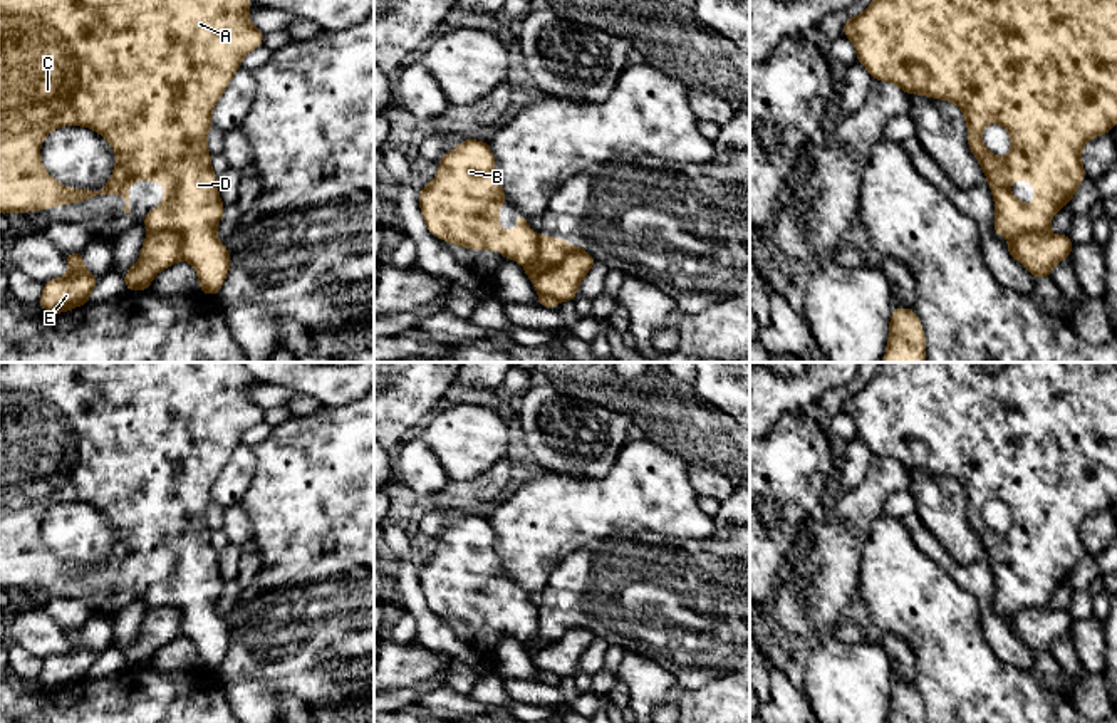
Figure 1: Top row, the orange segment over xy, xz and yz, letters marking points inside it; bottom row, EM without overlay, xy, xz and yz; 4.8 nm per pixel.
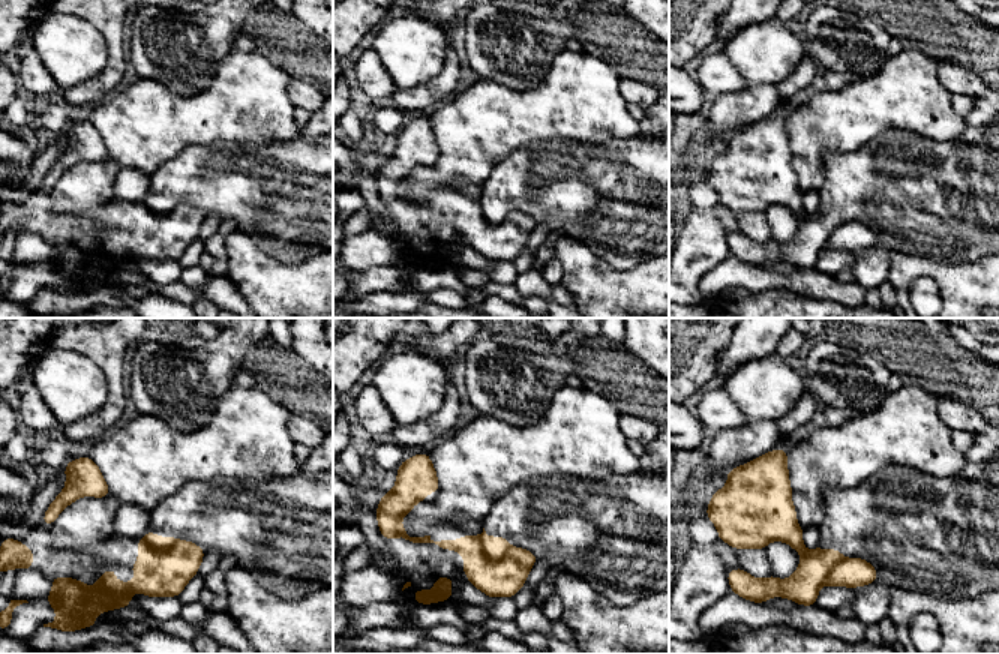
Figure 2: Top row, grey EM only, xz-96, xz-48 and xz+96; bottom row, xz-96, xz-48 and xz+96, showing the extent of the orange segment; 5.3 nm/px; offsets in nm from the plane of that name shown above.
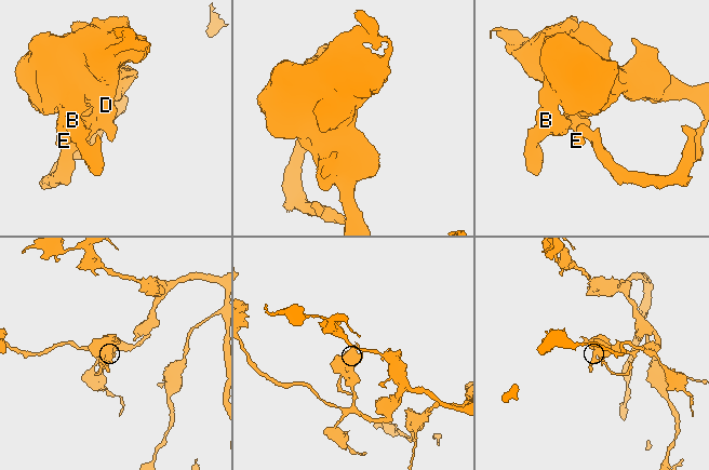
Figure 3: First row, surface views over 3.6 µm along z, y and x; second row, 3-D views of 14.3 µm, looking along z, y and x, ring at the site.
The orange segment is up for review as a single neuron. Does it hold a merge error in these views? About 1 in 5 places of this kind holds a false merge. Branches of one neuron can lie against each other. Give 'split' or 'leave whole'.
split

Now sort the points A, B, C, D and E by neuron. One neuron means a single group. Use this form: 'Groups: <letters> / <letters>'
Groups: A B C D / E

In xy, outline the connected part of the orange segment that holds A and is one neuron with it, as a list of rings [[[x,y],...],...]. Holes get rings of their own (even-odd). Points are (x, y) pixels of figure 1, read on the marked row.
[[[0,0],[0,213],[42,211],[50,206],[60,208],[65,203],[81,203],[111,193],[119,193],[126,200],[124,213],[131,213],[129,183],[159,181],[164,185],[164,198],[158,208],[144,213],[143,223],[151,233],[171,231],[179,237],[181,260],[190,262],[198,272],[200,290],[215,297],[230,272],[231,257],[228,248],[216,238],[216,226],[226,206],[218,195],[218,176],[211,169],[206,134],[213,127],[211,111],[235,72],[242,67],[243,57],[263,45],[265,35],[250,22],[248,10],[252,3],[252,0]],[[62,126],[92,127],[109,141],[116,153],[116,168],[104,188],[65,188],[45,171],[40,159],[40,144],[54,129]]]

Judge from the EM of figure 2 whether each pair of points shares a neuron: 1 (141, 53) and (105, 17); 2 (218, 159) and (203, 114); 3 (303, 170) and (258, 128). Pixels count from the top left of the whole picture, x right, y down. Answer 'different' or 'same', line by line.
1: different
2: different
3: different

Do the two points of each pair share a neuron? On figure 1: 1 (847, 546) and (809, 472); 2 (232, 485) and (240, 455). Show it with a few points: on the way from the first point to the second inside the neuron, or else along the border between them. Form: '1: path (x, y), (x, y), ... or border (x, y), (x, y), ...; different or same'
1: border (826, 512), (810, 519), (795, 537); different
2: path (235, 478), (240, 462); same

